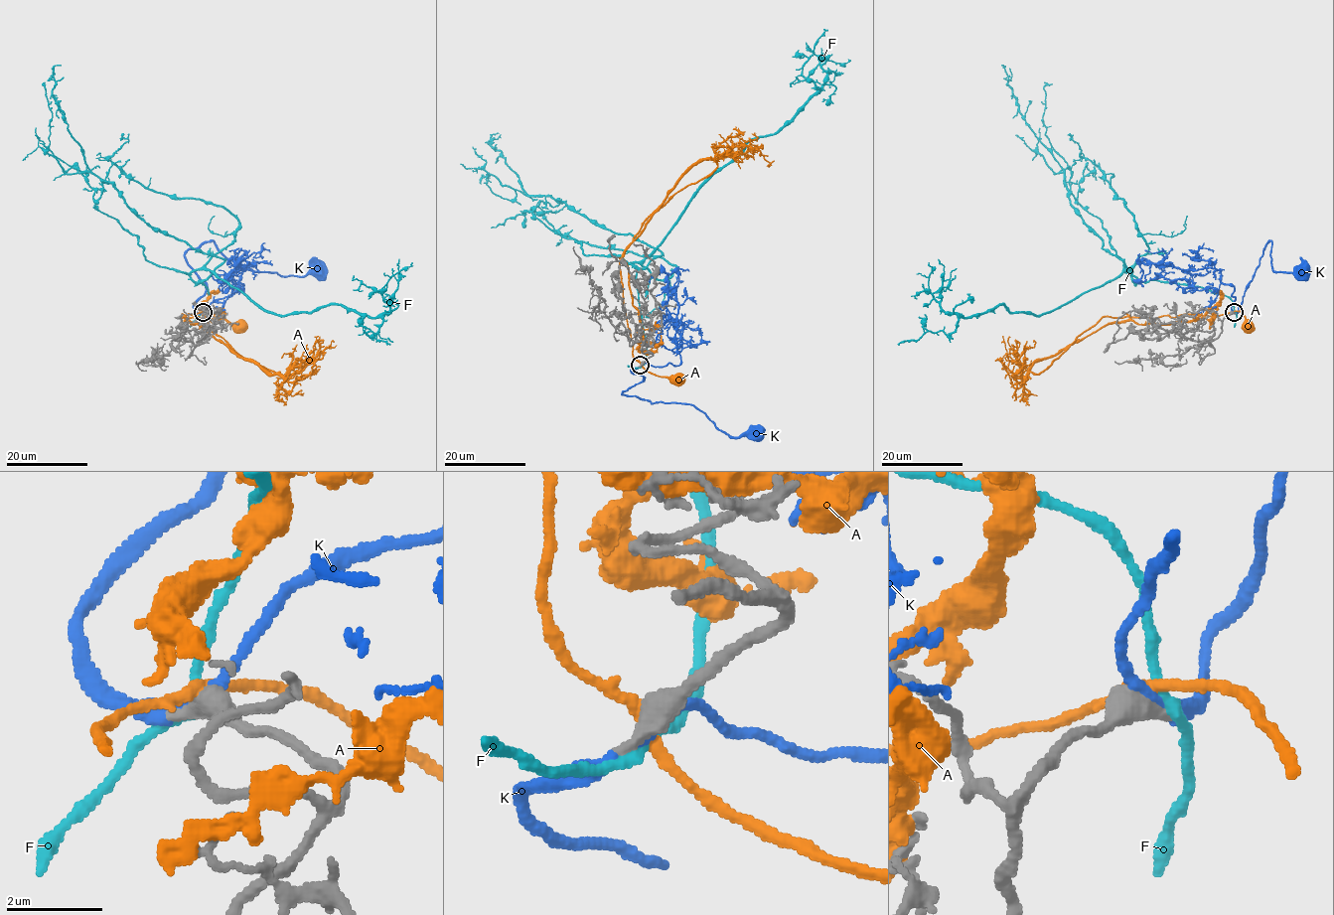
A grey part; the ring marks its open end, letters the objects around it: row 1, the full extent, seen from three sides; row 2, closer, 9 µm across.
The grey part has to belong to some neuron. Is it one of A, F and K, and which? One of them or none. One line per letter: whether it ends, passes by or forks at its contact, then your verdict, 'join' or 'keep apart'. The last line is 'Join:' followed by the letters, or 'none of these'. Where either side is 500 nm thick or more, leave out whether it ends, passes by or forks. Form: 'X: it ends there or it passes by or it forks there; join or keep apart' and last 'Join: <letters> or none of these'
A: keep apart
F: it passes by; keep apart
K: join
Join: K

